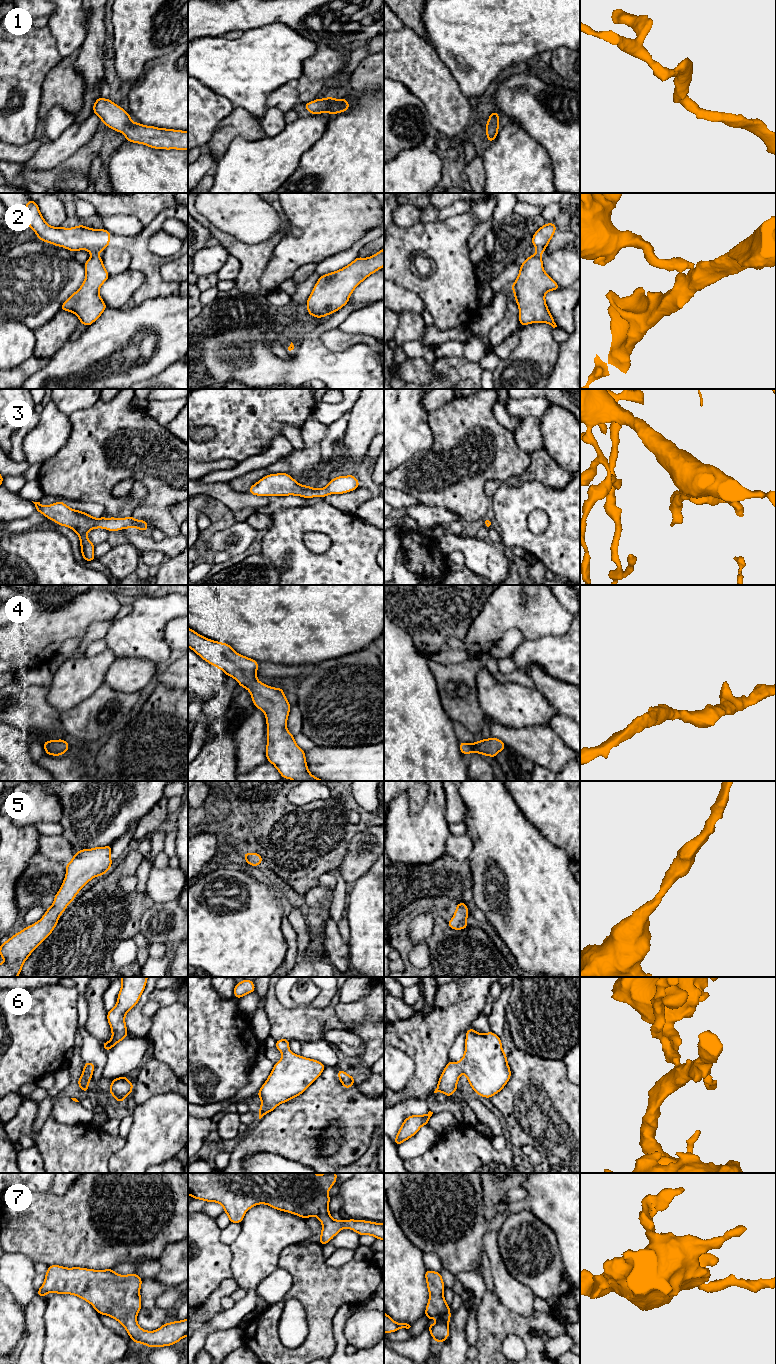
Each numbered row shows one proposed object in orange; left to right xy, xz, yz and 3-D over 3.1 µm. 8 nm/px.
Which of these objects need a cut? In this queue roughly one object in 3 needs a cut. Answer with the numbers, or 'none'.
2

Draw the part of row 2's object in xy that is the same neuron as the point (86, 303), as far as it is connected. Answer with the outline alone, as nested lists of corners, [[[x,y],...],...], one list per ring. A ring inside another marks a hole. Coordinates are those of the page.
[[[92,254],[84,263],[85,280],[61,306],[60,310],[73,312],[85,326],[94,323],[107,308],[99,289],[110,277],[98,254]]]

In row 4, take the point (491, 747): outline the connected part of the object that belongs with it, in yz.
[[[491,737],[489,739],[481,739],[478,742],[474,743],[465,743],[460,742],[460,751],[464,754],[472,754],[474,752],[482,754],[484,756],[490,756],[496,758],[497,754],[506,748],[506,745],[495,737]]]

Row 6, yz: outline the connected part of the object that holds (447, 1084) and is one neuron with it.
[[[473,1028],[468,1029],[463,1058],[458,1063],[448,1061],[434,1093],[452,1096],[462,1073],[480,1097],[490,1099],[500,1092],[511,1077],[501,1040],[492,1031],[480,1034]]]

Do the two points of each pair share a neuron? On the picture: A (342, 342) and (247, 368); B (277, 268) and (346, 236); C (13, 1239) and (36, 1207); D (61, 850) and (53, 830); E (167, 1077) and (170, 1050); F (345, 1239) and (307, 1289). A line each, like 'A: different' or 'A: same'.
A: different
B: same
C: same
D: different
E: different
F: different

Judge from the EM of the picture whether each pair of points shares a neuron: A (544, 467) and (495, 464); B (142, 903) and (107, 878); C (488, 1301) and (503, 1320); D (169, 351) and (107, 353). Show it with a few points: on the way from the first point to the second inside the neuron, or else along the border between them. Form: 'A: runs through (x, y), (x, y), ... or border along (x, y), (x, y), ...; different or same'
A: border along (529, 453), (530, 463), (520, 477); different
B: runs through (133, 903), (113, 887); same
C: runs through (491, 1306), (498, 1315); same
D: runs through (154, 358), (122, 356); same

